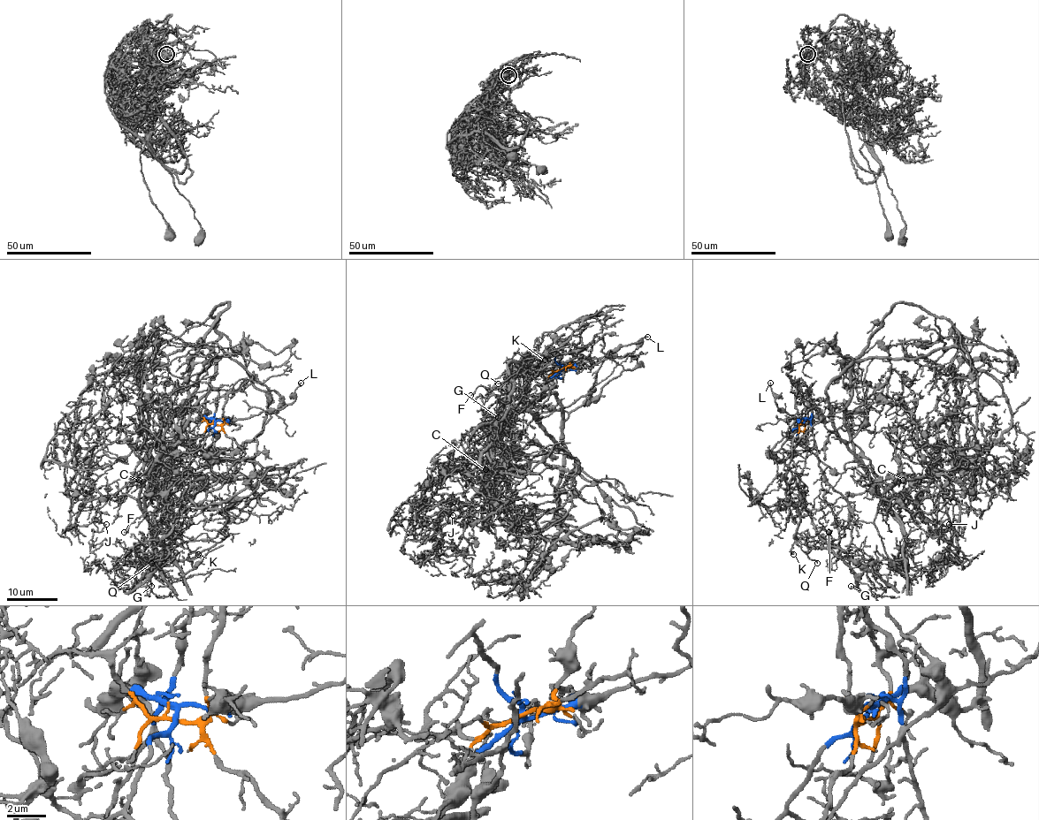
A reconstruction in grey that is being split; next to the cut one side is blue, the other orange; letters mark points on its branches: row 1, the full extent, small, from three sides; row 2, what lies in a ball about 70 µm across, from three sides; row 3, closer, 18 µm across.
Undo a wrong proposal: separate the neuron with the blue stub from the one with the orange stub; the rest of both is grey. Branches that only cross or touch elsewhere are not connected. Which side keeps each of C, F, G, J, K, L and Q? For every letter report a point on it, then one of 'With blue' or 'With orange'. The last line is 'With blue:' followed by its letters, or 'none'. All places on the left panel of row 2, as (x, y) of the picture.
C: Place: (139, 480). With blue
F: Place: (124, 532). With orange
G: Place: (151, 586). With orange
J: Place: (106, 524). With blue
K: Place: (198, 554). With orange
L: Place: (301, 383). With blue
Q: Place: (151, 563). With orange
With blue: C, J, L

